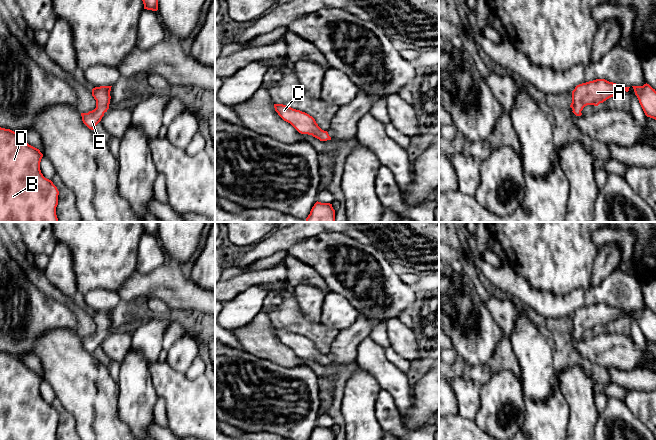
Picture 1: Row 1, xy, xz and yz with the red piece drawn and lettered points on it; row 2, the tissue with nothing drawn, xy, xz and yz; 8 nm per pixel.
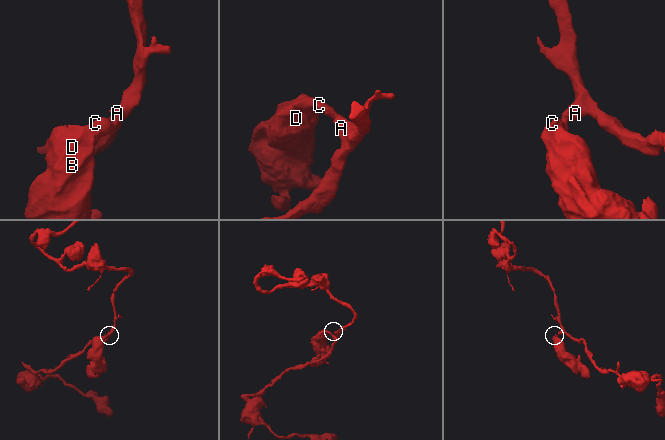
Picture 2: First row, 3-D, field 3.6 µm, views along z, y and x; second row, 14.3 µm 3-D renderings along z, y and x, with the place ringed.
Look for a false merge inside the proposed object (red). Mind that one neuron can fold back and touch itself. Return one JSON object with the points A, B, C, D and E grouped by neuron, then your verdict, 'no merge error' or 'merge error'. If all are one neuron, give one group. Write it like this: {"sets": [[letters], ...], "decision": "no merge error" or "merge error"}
{"sets": [["A", "B", "C", "D", "E"]], "decision": "no merge error"}

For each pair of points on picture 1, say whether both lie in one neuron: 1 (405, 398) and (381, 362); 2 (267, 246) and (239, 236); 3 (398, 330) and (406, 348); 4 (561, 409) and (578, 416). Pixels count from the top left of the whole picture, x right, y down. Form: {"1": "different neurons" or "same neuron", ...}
{"1": "same neuron", "2": "different neurons", "3": "same neuron", "4": "different neurons"}

